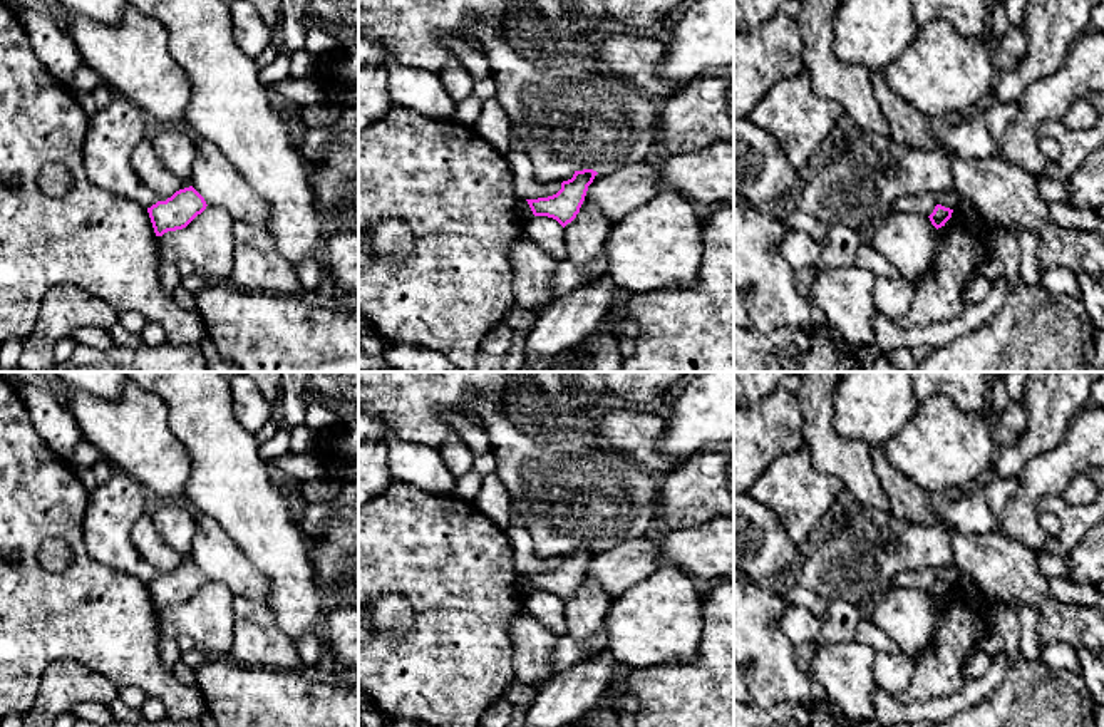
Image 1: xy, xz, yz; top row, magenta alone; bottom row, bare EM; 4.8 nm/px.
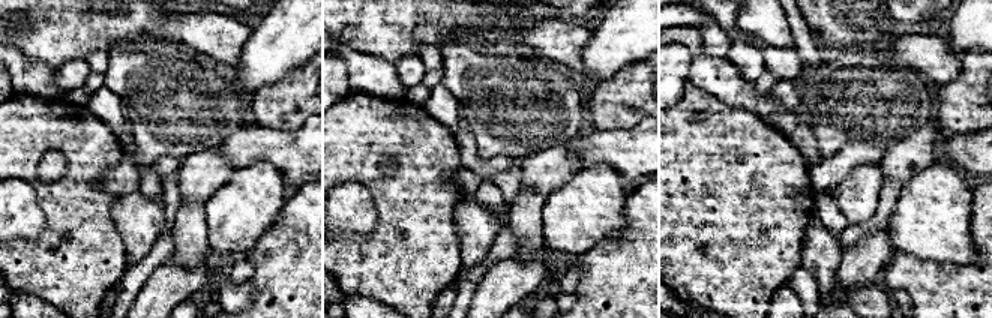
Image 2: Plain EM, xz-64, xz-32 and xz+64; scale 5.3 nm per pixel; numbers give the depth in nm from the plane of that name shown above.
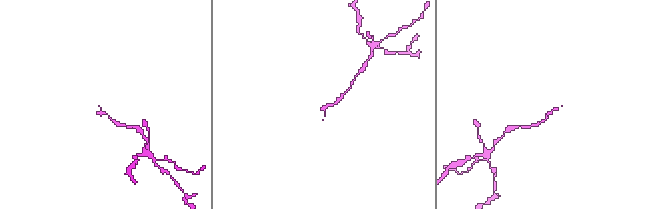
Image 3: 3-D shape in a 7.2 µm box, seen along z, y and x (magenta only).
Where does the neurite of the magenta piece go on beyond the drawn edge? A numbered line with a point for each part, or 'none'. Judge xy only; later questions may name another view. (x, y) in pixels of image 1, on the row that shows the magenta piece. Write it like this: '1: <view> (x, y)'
none

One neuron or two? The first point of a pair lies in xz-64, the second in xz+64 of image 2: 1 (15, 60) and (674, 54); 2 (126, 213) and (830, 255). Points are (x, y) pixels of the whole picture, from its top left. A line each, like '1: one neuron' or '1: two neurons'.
1: two neurons
2: one neuron

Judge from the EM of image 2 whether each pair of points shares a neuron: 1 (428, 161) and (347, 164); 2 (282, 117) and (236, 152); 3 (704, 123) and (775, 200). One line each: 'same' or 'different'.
1: same
2: different
3: same

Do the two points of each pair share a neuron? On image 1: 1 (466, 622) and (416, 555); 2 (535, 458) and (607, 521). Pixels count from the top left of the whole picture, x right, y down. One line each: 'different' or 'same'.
1: same
2: same

